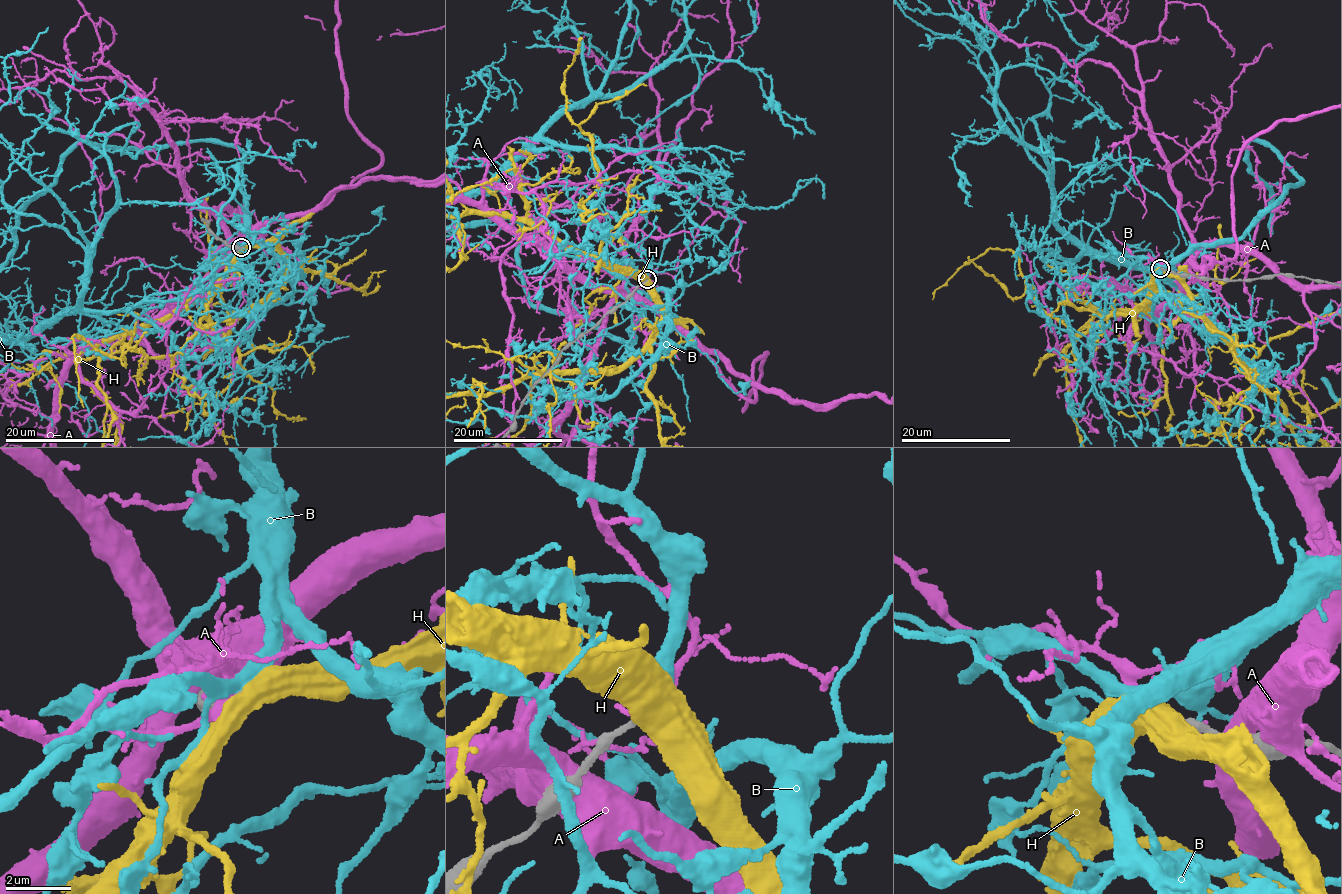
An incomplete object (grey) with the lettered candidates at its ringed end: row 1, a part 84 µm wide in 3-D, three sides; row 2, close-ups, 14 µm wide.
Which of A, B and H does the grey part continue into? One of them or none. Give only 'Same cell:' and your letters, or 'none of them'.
Same cell: none of them

